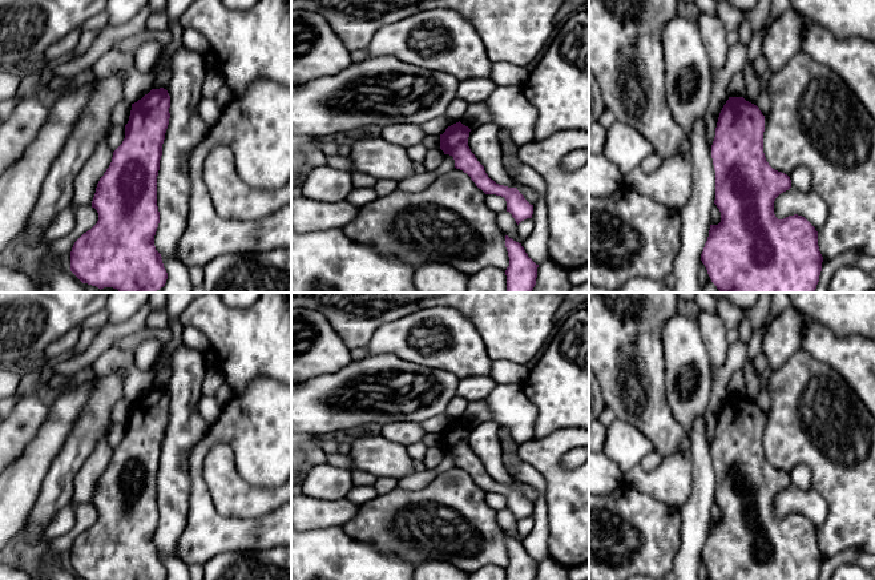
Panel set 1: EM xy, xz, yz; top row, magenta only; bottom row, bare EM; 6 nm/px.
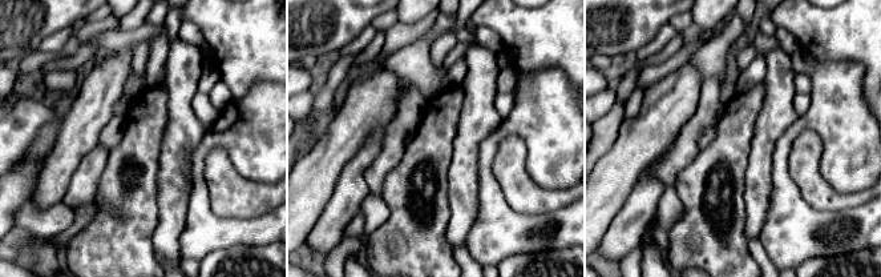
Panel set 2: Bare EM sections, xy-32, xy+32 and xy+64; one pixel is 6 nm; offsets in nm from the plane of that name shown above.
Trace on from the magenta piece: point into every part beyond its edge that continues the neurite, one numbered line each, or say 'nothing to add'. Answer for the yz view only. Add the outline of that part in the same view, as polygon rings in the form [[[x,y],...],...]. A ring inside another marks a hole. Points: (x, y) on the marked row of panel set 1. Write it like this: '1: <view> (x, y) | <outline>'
nothing to add

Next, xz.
nothing to add

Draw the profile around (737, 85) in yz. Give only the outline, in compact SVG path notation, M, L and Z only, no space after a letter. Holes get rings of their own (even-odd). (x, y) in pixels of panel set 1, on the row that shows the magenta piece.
M737 72L729 84L729 97L743 97L745 96L745 74Z

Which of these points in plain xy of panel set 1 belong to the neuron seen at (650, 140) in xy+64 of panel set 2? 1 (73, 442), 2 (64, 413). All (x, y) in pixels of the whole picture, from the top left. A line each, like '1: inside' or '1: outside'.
1: outside
2: inside

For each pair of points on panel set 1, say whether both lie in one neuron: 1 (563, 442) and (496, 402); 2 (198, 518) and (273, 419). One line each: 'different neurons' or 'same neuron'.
1: different neurons
2: same neuron

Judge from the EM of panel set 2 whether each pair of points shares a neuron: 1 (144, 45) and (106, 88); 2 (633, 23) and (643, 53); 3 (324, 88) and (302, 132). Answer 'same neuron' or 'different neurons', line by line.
1: different neurons
2: different neurons
3: same neuron

